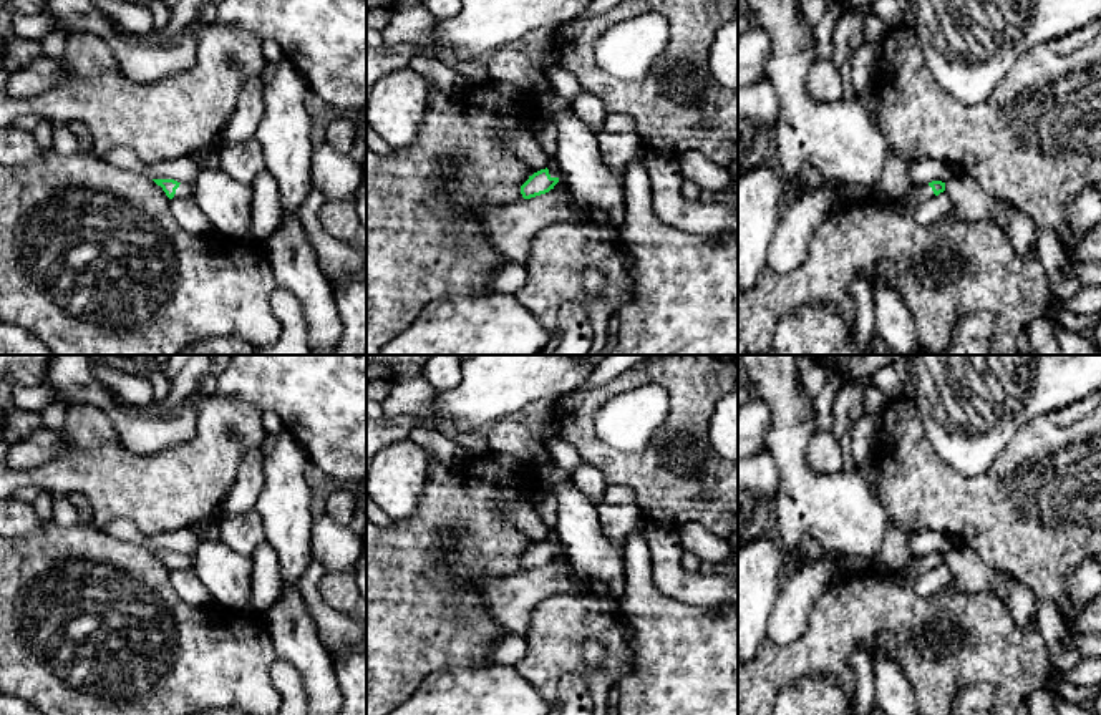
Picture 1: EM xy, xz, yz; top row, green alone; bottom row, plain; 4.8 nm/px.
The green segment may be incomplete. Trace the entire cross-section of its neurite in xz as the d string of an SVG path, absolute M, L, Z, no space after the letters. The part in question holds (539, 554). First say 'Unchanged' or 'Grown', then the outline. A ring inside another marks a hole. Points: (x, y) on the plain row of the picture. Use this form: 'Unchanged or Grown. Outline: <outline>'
Grown. Outline: M549 529L552 537L541 541L529 547L529 551L521 557L521 566L524 571L531 571L549 564L559 554L560 544L555 529Z

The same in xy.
Grown. Outline: M153 551L153 552L158 557L162 559L162 562L166 564L166 567L169 571L172 571L172 569L181 571L181 569L186 569L186 567L191 566L191 557L189 556L181 556L181 554L174 552L174 551Z

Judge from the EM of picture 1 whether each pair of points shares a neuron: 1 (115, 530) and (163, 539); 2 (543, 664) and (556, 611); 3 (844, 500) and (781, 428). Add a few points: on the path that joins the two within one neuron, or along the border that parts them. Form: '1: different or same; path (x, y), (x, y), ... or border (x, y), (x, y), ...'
1: same; path (126, 531), (151, 541)
2: same; path (552, 651), (556, 624)
3: same; path (823, 493), (791, 462), (788, 450)

